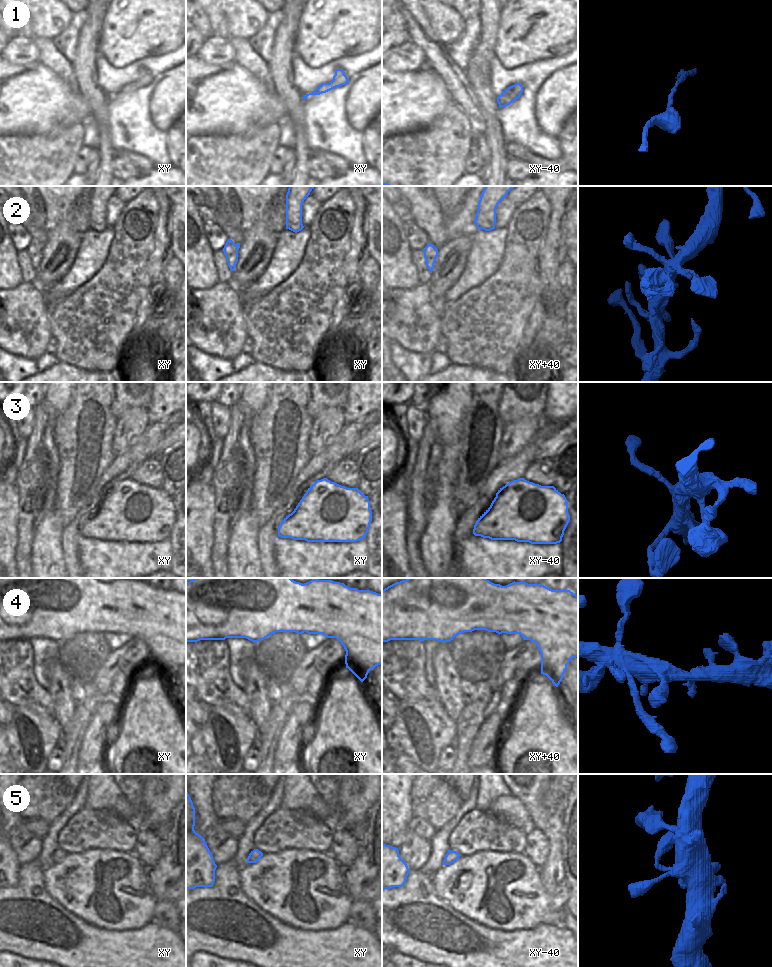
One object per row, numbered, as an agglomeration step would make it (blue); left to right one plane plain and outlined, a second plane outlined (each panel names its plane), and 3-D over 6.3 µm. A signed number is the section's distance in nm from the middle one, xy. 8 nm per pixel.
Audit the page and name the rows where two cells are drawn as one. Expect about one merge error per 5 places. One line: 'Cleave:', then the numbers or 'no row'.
Cleave: 2

